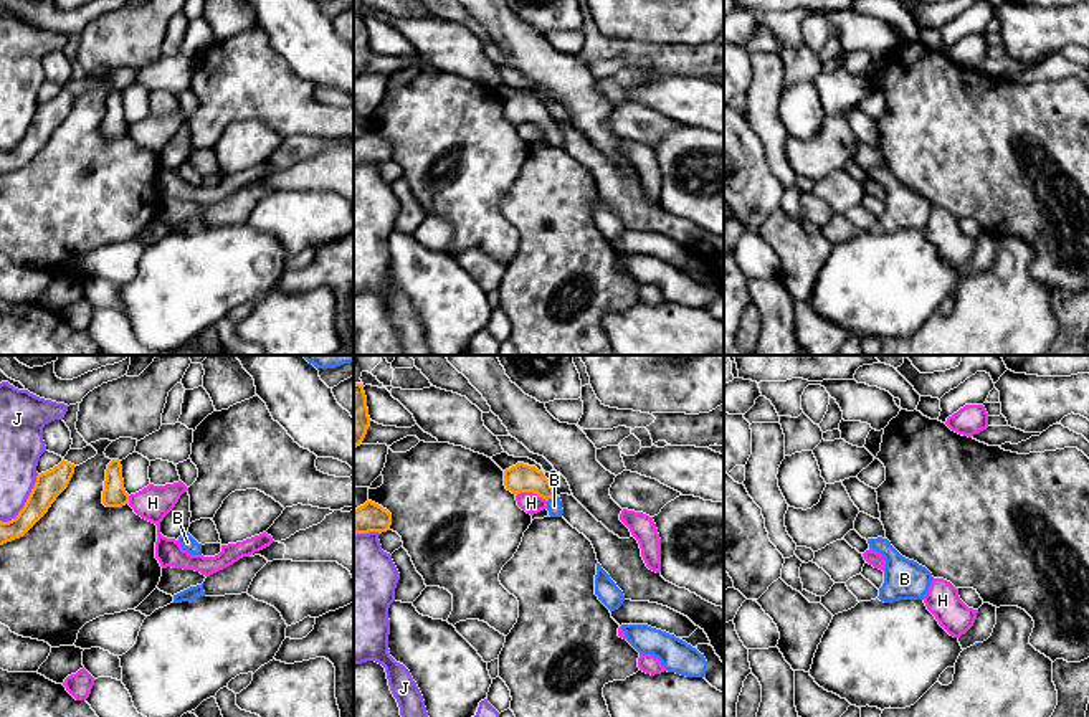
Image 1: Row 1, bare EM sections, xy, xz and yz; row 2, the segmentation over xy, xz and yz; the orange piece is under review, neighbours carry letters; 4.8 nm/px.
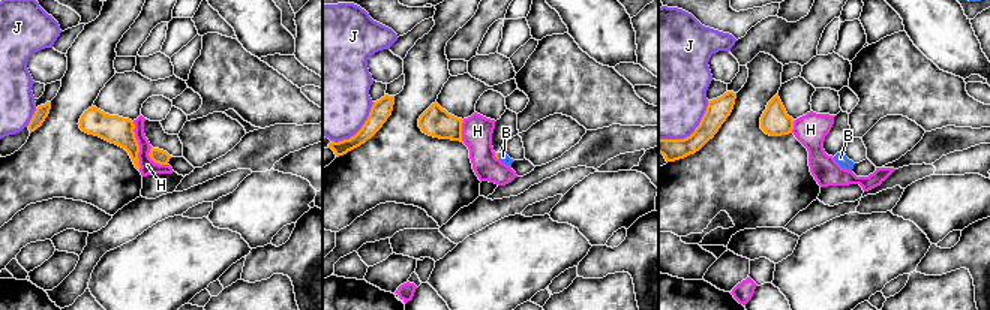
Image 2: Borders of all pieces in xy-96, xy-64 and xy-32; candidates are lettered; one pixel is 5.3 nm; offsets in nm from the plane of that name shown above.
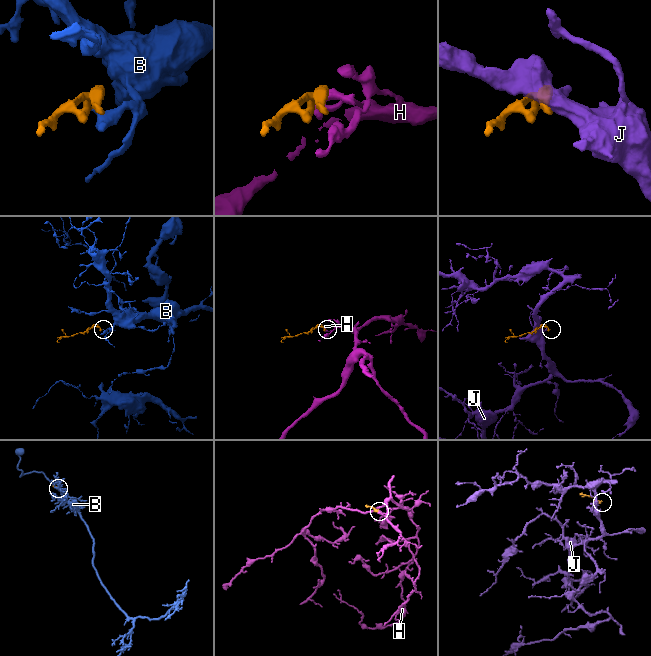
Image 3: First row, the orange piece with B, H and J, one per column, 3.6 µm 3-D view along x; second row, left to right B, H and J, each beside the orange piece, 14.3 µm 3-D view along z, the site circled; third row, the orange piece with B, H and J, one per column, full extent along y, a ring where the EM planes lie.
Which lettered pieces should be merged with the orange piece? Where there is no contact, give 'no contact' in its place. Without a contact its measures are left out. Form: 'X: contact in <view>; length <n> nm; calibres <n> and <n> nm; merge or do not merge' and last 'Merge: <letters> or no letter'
B: contact in xz; length 60 nm; calibres 140 and 80 nm; merge
H: contact in xz; length 160 nm; calibres 140 and 100 nm; do not merge
J: contact in xy; length 300 nm; calibres 140 and 190 nm; do not merge
Merge: B

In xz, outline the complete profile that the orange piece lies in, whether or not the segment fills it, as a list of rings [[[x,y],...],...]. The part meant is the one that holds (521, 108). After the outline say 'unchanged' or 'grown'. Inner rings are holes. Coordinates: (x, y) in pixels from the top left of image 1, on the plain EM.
[[[517,93],[504,101],[504,116],[512,124],[534,122],[547,131],[550,147],[562,147],[562,131],[542,101],[535,96]]]; grown

